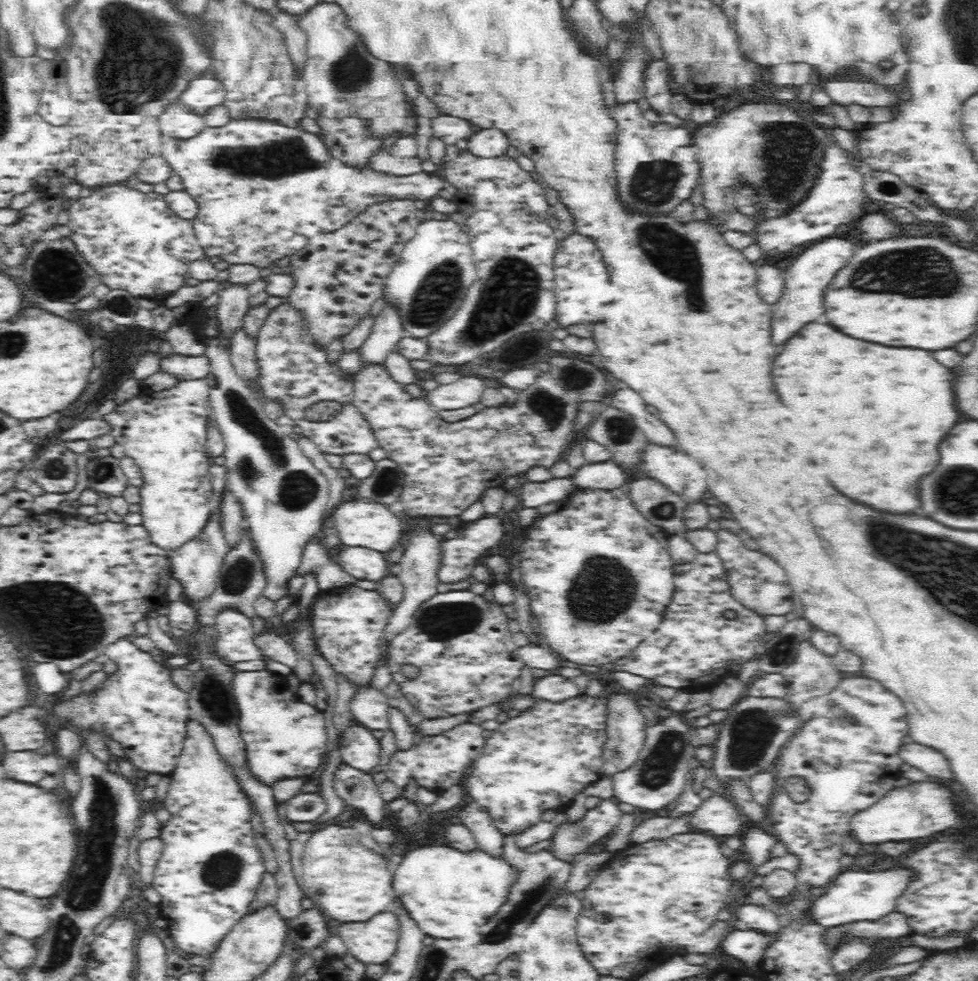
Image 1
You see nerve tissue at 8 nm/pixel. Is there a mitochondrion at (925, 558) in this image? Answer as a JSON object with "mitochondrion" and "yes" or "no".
{"mitochondrion":"yes"}

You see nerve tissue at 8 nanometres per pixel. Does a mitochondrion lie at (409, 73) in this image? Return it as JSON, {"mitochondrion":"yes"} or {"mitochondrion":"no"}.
{"mitochondrion":"no"}

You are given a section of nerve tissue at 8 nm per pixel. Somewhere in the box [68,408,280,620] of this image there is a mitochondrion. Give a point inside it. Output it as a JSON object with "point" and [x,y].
{"point":[238,576]}

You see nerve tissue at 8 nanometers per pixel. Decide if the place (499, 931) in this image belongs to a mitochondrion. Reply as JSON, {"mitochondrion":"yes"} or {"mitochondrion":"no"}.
{"mitochondrion":"yes"}

